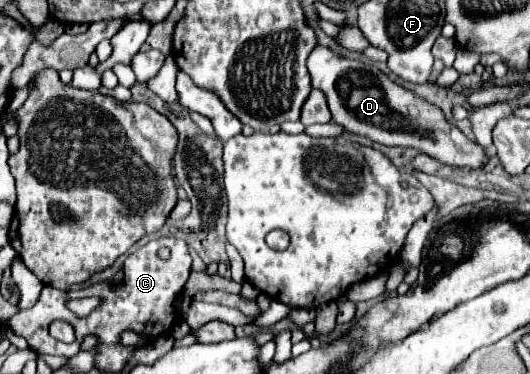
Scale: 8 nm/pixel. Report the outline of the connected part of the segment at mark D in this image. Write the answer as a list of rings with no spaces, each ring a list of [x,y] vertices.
[[[316,45],[308,57],[308,71],[312,75],[312,87],[326,95],[332,119],[346,131],[368,137],[382,145],[416,147],[432,159],[460,169],[480,169],[490,159],[490,153],[478,143],[470,141],[454,123],[446,121],[438,107],[396,85],[370,63],[344,59],[334,55],[330,49]]]

